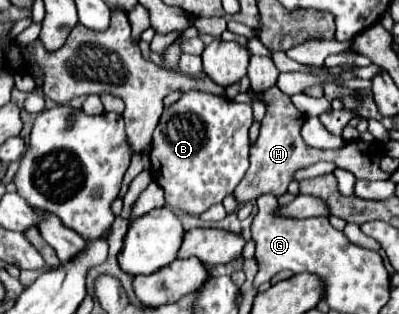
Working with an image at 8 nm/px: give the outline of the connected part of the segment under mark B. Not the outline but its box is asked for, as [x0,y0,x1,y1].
[150,91,252,215]

